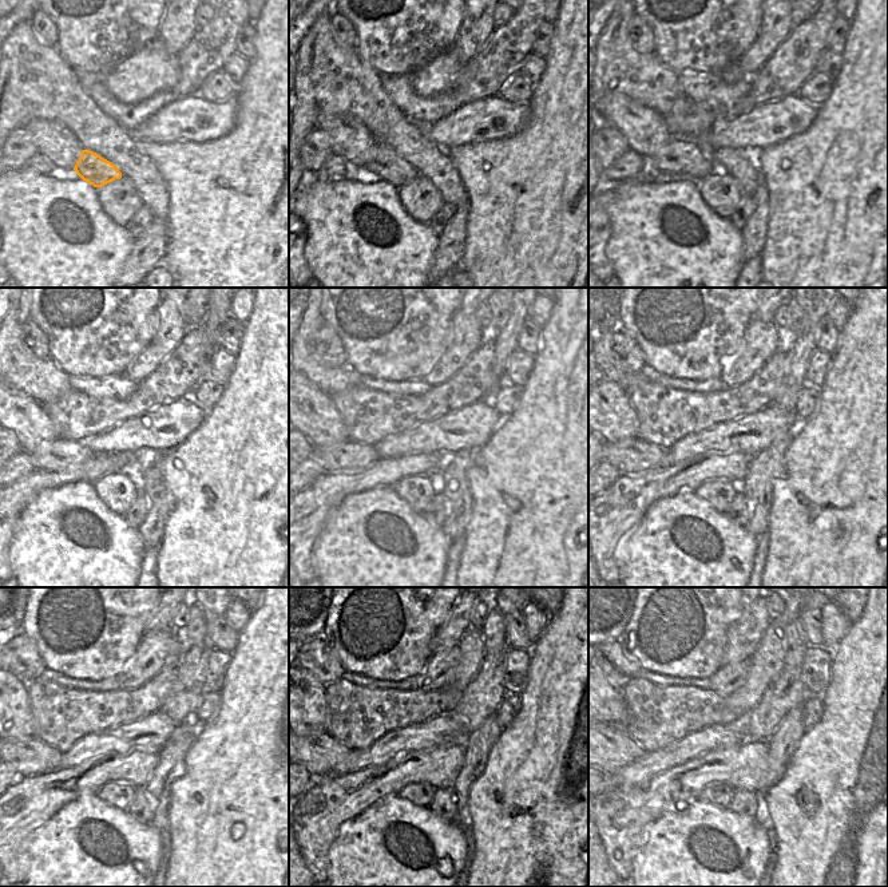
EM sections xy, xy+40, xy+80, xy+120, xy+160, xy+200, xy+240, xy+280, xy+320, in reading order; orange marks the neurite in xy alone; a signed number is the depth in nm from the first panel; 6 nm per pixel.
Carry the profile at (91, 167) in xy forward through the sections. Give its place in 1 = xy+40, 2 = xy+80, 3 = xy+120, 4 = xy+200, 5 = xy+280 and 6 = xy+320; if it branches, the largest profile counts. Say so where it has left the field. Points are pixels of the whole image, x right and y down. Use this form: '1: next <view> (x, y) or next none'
1: next xy+40 (387, 165)
2: next xy+80 (681, 158)
3: next xy+120 (60, 454)
4: next xy+200 (631, 455)
5: next xy+280 (320, 753)
6: next xy+320 (615, 748)

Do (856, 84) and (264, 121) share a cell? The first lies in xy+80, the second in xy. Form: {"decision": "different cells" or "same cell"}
{"decision": "same cell"}

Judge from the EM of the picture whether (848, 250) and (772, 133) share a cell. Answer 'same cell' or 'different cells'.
different cells

